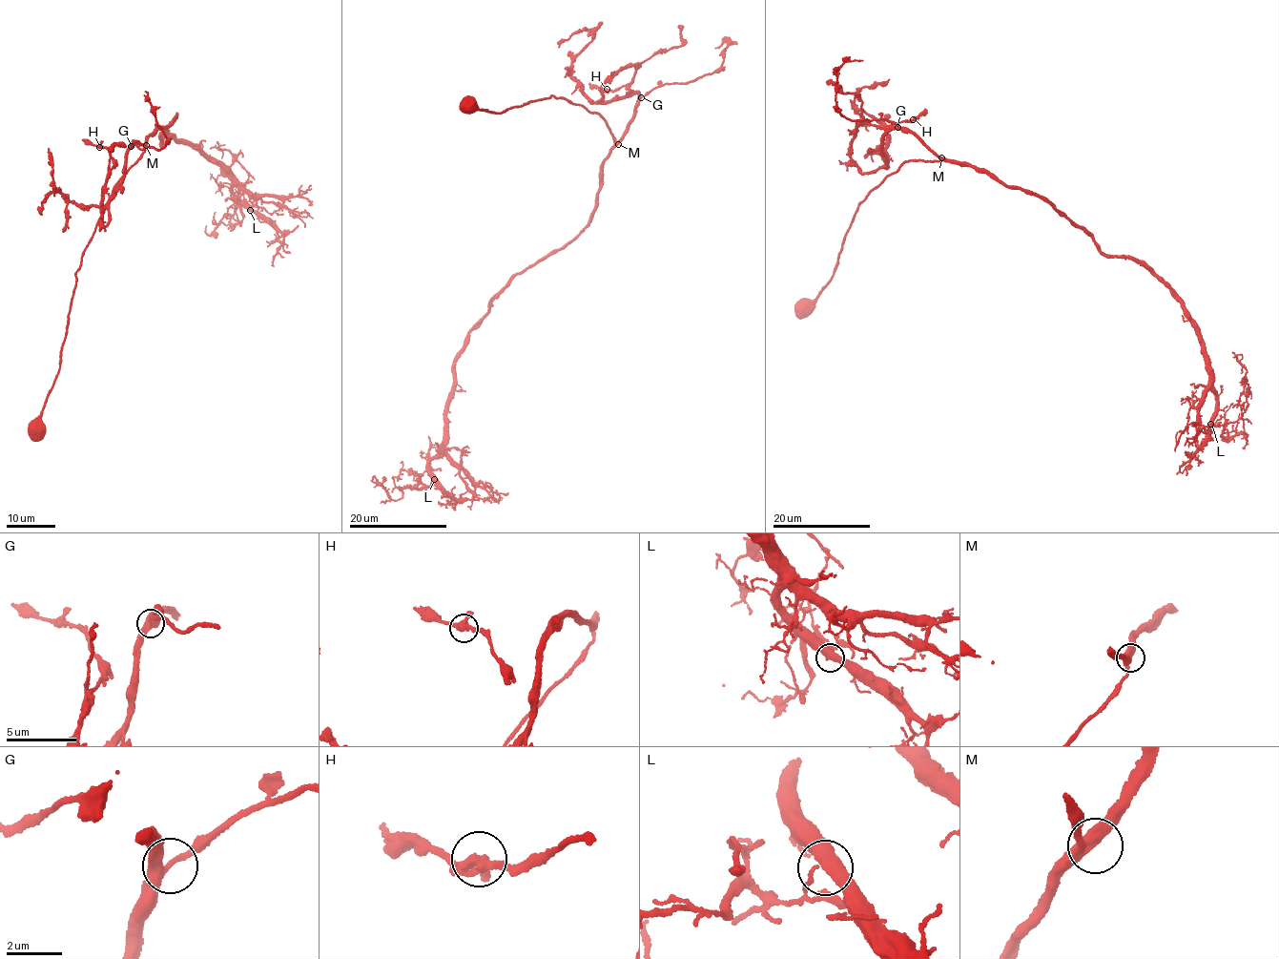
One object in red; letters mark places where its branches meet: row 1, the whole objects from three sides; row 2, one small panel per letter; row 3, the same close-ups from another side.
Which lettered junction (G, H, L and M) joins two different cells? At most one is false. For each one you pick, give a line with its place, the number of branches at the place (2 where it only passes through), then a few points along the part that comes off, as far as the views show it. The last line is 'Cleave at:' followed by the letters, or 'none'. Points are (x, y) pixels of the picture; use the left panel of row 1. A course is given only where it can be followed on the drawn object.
L: Place: (250, 210). Branches: 3. Course of the part to remove: (250, 210), (243, 198), (249, 175), (237, 161), (232, 159), (230, 167), (216, 177), (222, 195)
Cleave at: L

